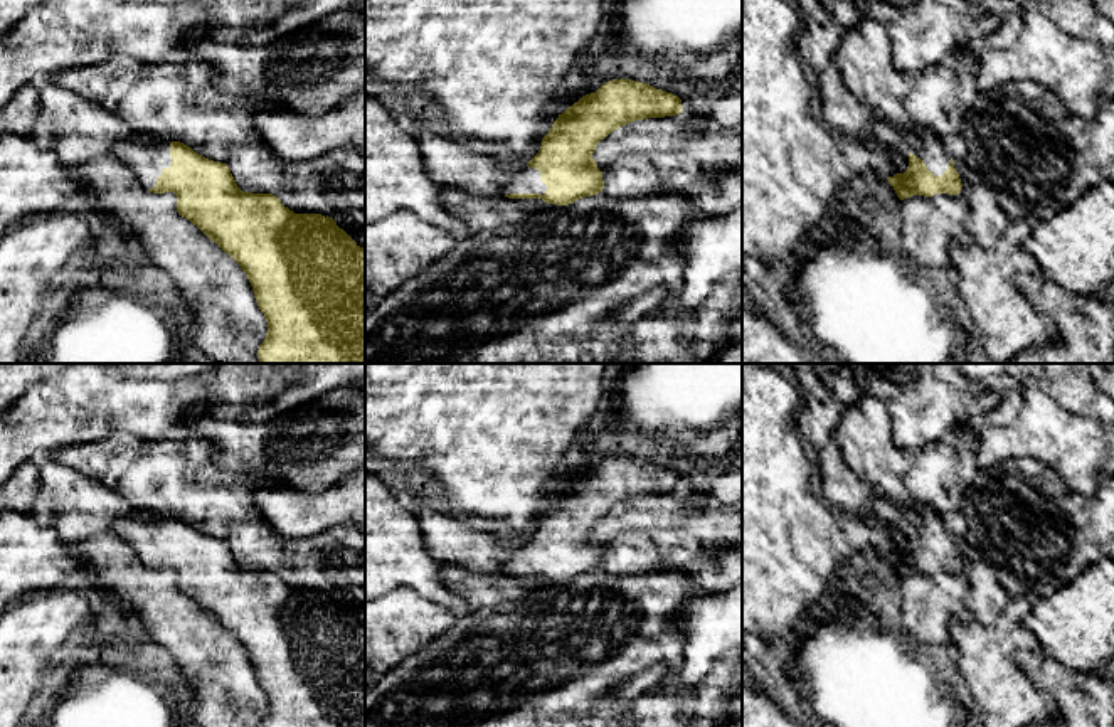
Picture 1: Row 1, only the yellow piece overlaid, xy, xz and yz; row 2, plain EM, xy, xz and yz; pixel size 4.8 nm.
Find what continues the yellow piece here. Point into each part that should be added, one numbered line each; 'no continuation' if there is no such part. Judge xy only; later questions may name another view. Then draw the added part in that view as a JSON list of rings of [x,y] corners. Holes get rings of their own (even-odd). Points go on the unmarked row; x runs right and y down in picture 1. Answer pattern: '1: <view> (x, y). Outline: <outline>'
1: xy (147, 535). Outline: [[[143,513],[121,517],[111,527],[111,532],[128,542],[138,560],[145,565],[153,565],[163,545],[172,542],[170,517],[156,513]]]

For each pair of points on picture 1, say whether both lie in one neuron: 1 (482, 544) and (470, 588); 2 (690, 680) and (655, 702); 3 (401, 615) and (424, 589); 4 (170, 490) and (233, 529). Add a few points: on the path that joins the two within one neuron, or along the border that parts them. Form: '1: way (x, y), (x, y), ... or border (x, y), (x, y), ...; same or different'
1: border (440, 561), (450, 561), (480, 573), (500, 573); different
2: border (677, 687), (653, 687), (638, 695); different
3: border (414, 589), (453, 615); different
4: way (185, 497), (201, 497), (217, 514); same

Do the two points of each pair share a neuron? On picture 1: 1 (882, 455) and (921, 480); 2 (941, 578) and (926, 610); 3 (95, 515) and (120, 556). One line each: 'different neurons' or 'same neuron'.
1: same neuron
2: same neuron
3: different neurons

